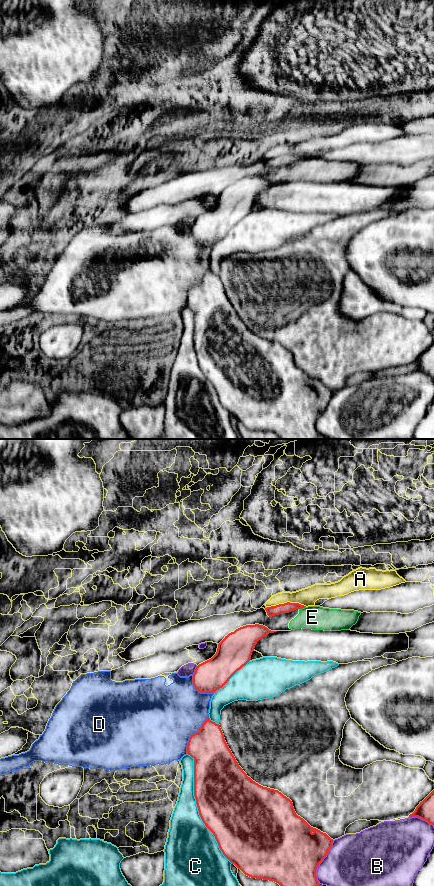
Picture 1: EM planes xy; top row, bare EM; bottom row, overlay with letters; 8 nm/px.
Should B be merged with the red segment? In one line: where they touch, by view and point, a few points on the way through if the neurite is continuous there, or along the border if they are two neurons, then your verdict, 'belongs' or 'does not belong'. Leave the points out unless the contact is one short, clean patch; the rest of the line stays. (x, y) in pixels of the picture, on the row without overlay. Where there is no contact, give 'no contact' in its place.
contact xy (321, 413); does not belong

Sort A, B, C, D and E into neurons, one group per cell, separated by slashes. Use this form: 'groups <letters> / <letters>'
groups A B C D / E

